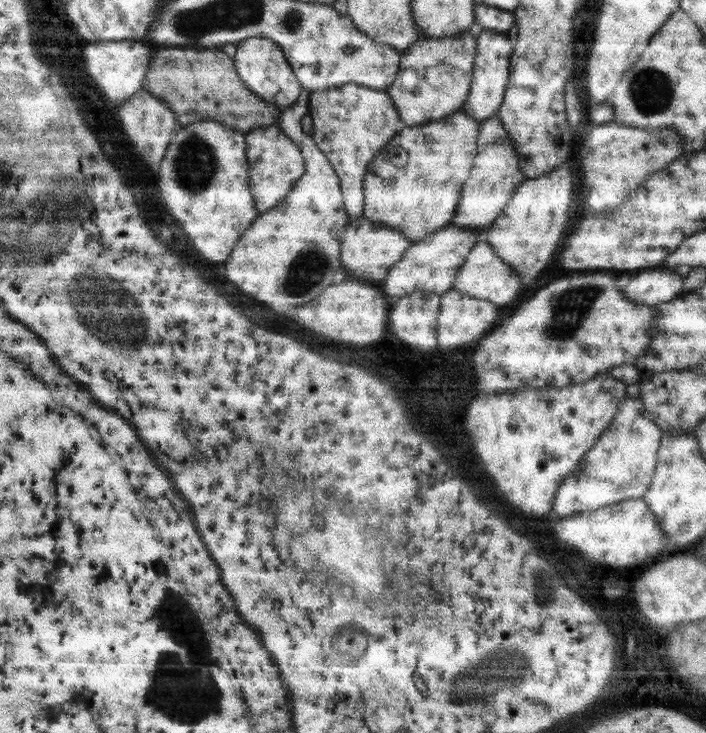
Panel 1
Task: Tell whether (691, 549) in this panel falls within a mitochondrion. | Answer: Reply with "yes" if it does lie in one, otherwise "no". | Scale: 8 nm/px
no

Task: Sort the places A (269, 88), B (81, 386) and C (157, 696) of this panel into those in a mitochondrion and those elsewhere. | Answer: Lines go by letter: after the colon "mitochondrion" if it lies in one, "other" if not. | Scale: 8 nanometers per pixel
A: other
B: other
C: mitochondrion

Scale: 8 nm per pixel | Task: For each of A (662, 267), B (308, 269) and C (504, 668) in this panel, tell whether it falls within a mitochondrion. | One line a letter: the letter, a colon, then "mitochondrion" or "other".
A: other
B: mitochondrion
C: mitochondrion

